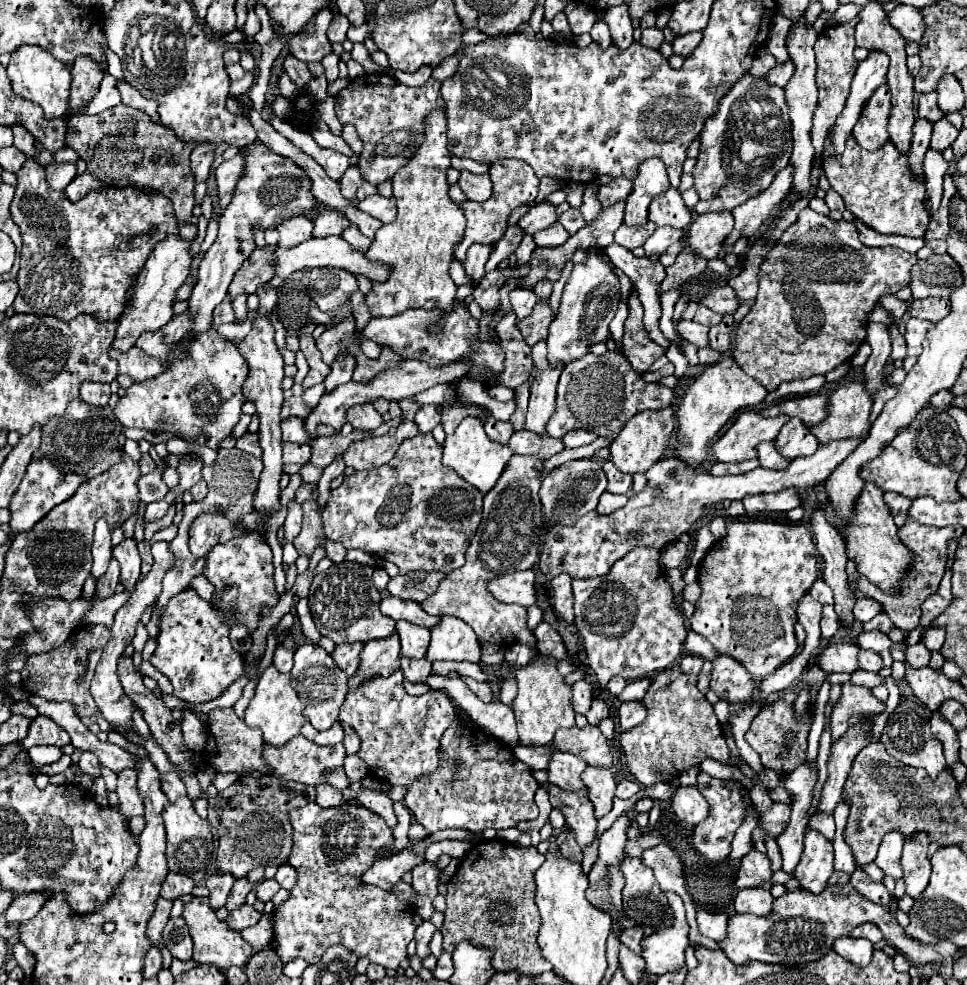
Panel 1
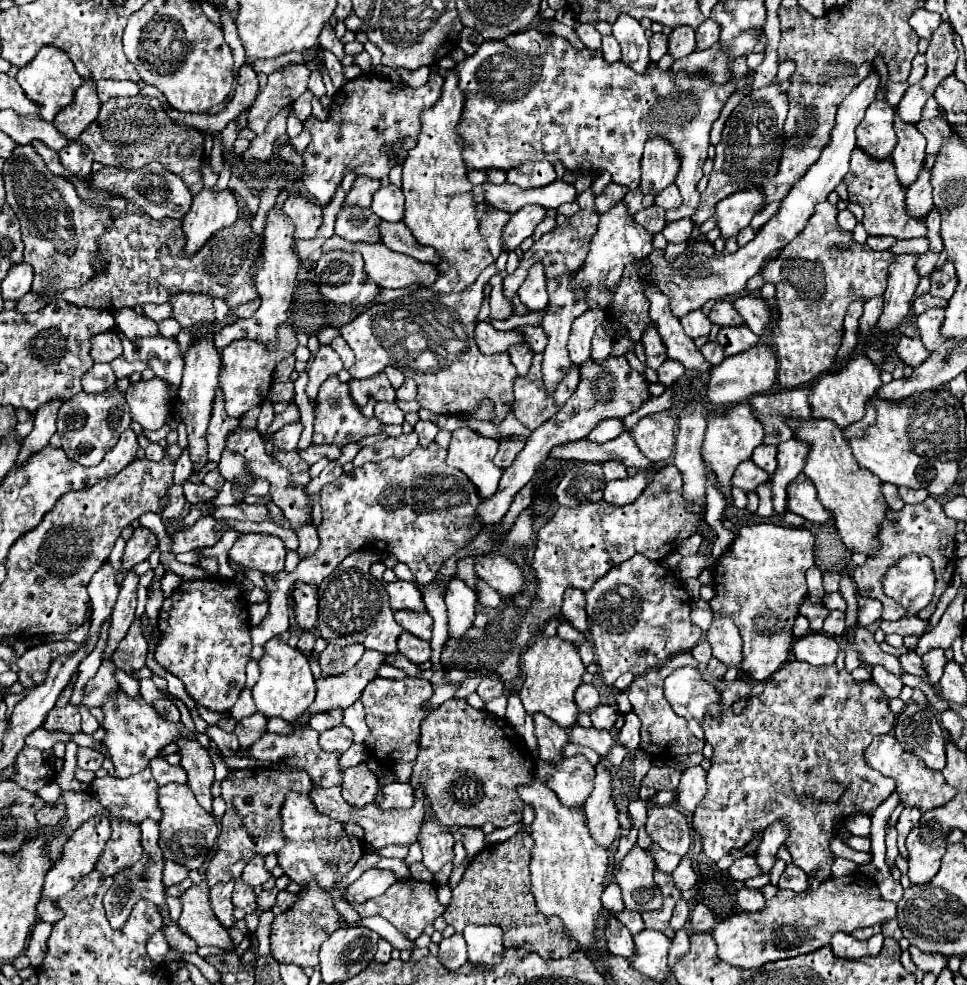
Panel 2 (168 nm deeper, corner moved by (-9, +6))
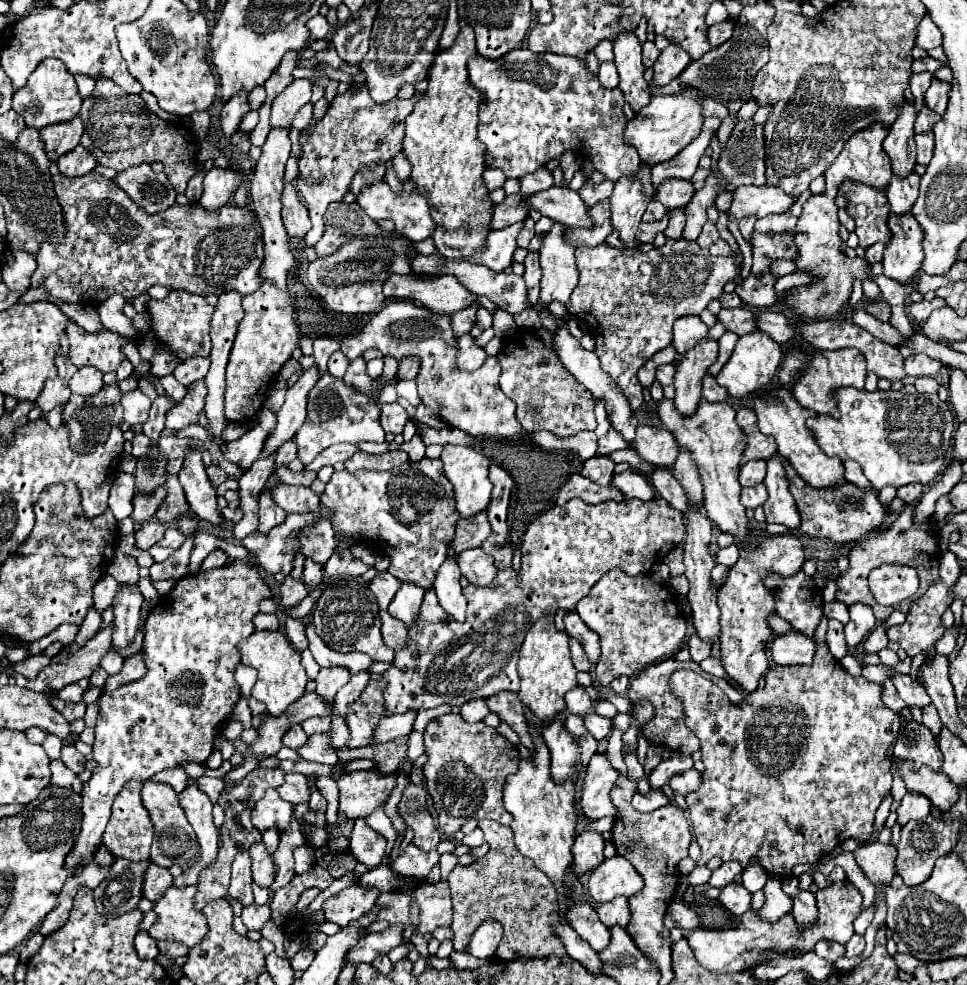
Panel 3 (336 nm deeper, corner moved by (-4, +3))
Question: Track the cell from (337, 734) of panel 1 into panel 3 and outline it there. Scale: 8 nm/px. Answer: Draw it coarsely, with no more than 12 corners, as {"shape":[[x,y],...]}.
{"shape":[[312,734],[298,748],[298,756],[310,762],[336,764],[336,750],[328,734]]}

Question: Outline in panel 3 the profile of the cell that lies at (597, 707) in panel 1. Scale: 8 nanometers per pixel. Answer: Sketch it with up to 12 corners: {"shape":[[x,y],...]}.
{"shape":[[586,714],[584,726],[596,740],[610,736],[610,718]]}

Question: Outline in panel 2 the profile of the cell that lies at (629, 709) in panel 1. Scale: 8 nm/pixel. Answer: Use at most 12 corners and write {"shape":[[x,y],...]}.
{"shape":[[633,711],[625,713],[619,743],[635,749],[639,745],[641,721]]}

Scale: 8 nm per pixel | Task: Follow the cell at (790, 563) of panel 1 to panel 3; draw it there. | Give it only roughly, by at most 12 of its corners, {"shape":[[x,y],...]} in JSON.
{"shape":[[796,536],[742,546],[718,588],[720,654],[746,692],[770,668],[772,596],[760,574],[796,574]]}

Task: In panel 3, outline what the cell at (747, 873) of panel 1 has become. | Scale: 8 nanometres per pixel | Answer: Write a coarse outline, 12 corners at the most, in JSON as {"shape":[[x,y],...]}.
{"shape":[[722,862],[708,884],[724,888],[742,872],[738,862]]}

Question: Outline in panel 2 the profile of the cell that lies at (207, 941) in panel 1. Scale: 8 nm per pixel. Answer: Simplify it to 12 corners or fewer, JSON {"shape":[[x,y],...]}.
{"shape":[[203,881],[181,895],[177,925],[197,945],[233,951],[229,931],[217,921]]}

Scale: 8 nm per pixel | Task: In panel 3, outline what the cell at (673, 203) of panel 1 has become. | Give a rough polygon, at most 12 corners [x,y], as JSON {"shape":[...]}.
{"shape":[[666,178],[656,192],[668,210],[694,196],[690,180]]}

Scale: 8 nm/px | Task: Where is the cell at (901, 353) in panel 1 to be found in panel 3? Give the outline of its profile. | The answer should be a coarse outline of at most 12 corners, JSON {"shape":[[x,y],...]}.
{"shape":[[926,354],[906,358],[904,368],[912,378],[940,372],[942,362]]}

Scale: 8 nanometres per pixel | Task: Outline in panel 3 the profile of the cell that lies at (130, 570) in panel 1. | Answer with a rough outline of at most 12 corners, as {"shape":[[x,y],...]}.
{"shape":[[104,628],[66,662],[40,670],[26,688],[56,692],[100,666],[112,644]]}

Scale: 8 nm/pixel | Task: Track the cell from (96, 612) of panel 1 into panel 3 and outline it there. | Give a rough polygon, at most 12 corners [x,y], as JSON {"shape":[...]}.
{"shape":[[168,768],[152,780],[172,786],[178,794],[188,786],[182,768]]}

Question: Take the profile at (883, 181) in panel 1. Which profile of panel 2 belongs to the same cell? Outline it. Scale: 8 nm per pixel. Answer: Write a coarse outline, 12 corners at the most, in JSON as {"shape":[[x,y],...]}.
{"shape":[[851,155],[849,199],[865,211],[869,235],[927,235],[907,213],[891,157]]}

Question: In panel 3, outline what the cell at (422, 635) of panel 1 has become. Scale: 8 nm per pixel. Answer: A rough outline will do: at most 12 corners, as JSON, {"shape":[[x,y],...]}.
{"shape":[[402,582],[388,612],[416,622],[424,588]]}

